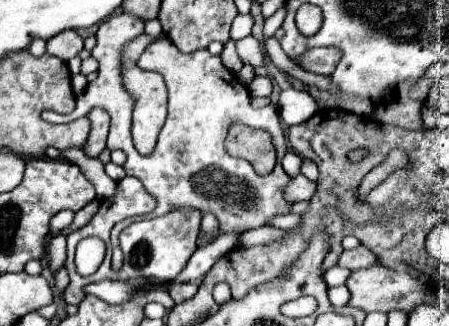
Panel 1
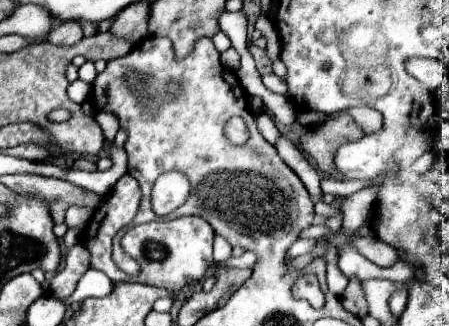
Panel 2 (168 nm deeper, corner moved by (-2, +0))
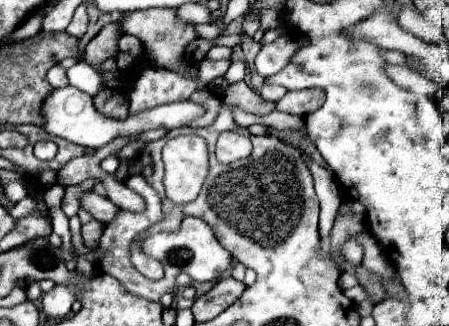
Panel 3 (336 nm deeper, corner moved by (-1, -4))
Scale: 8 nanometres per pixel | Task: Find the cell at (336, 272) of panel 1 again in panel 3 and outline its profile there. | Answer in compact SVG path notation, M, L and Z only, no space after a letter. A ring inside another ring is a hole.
M351 237L345 241L345 245L341 245L341 253L349 263L361 263L363 259L363 245Z

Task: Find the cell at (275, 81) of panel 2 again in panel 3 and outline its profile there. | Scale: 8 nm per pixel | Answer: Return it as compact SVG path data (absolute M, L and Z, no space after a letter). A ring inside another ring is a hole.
M263 83L263 87L259 89L259 95L263 99L269 99L269 101L279 101L283 95L285 95L285 89L281 85L271 85L271 83Z

